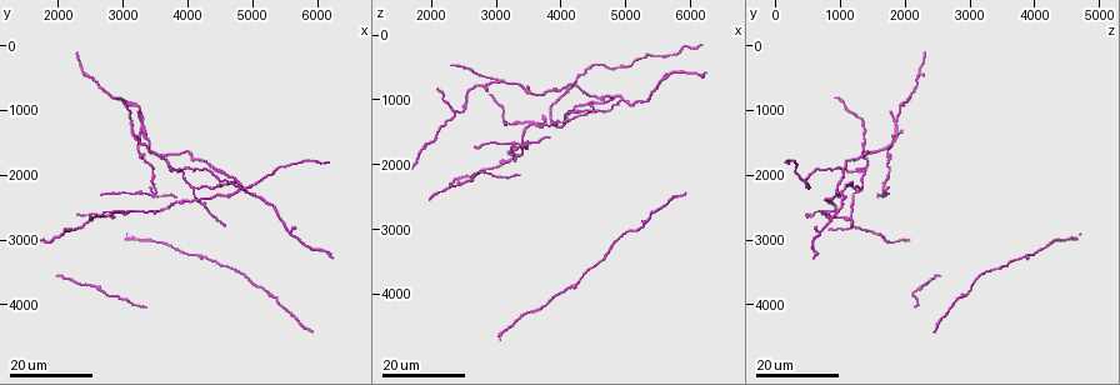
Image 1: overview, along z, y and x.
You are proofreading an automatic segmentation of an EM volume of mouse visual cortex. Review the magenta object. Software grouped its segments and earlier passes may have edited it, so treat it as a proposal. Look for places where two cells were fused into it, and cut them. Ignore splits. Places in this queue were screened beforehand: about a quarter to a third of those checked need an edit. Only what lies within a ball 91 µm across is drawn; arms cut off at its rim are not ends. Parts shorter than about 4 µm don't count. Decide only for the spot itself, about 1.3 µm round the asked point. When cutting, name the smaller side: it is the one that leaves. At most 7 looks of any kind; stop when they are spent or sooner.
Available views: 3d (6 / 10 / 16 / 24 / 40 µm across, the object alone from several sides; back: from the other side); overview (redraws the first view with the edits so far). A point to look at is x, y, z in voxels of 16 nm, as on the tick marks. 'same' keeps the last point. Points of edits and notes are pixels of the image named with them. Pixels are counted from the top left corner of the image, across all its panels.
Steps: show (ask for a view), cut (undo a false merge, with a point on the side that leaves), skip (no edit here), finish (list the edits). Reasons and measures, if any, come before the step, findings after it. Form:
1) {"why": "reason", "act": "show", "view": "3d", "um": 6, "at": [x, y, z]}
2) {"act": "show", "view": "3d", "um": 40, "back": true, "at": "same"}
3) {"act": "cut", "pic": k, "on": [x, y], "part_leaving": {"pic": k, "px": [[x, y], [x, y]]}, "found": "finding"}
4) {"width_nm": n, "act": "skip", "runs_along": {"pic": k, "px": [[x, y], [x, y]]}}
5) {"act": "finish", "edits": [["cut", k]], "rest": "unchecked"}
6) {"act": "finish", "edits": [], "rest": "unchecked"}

{"why": "three arms meet", "act": "show", "view": "3d", "um": 24, "at": [4950, 2300, 1000]}

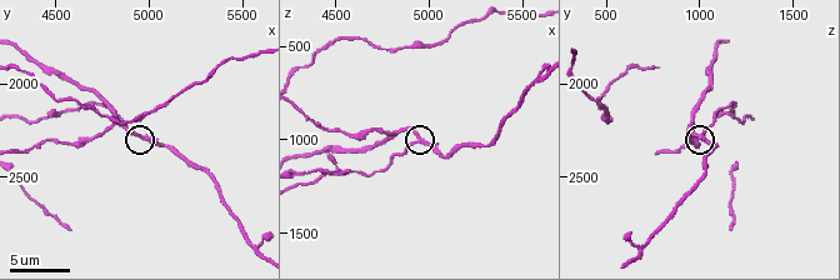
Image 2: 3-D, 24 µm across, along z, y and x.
{"act": "show", "view": "3d", "um": 6, "at": [4960, 2280, 1020]}

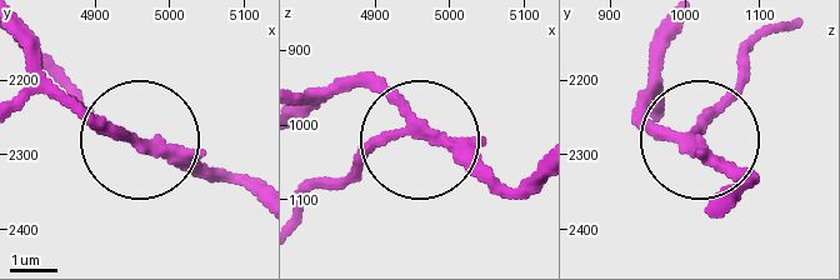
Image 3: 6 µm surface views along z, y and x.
{"side_arm_um": 32, "act": "cut", "pic": 3, "on": [371, 138], "part_leaving": {"pic": 3, "px": [[430, 135], [386, 139], [303, 195]]}, "found": "two cells meet here"}

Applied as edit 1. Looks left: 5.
{"why": "three arms meet", "act": "show", "view": "3d", "um": 16, "at": [3050, 2600, 750]}

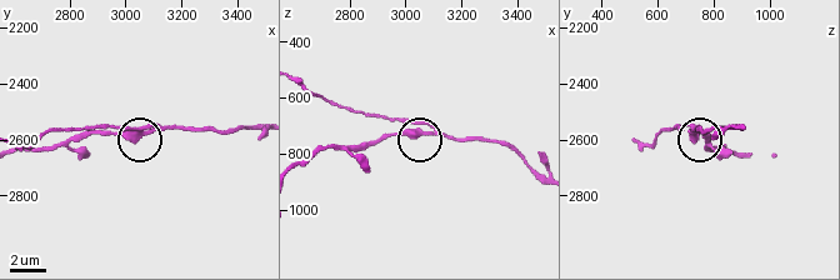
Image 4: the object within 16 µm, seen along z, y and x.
{"act": "show", "view": "3d", "um": 6, "at": "same"}

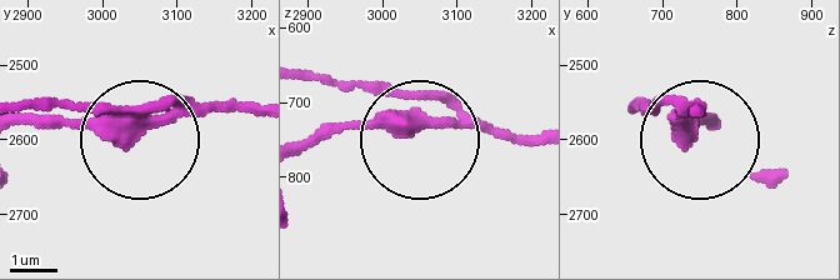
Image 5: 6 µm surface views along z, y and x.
{"why": "from behind", "act": "show", "view": "3d", "um": 6, "back": true, "at": [3025, 2570, 700]}

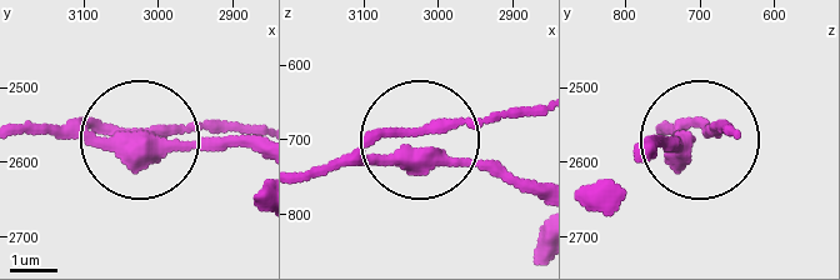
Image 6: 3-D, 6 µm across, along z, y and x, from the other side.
{"width_nm": 340, "act": "skip", "found": "one cell here"}

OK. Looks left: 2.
{"why": "three-way junction", "act": "show", "view": "3d", "um": 24, "at": [2400, 2750, 1200]}

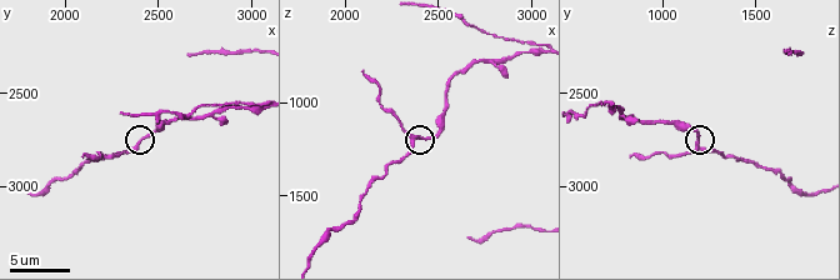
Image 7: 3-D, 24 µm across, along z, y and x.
{"act": "show", "view": "3d", "um": 10, "at": [2400, 2780, 1200]}

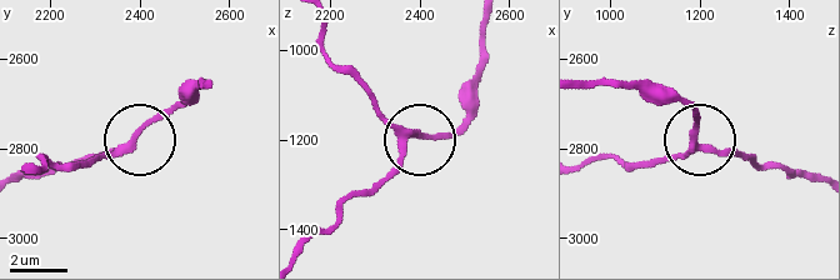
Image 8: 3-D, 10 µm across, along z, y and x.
{"act": "skip", "found": "continuous, no second cell"}

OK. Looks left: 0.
{"act": "finish", "edits": [["cut", 3]], "rest": "unchecked"}

